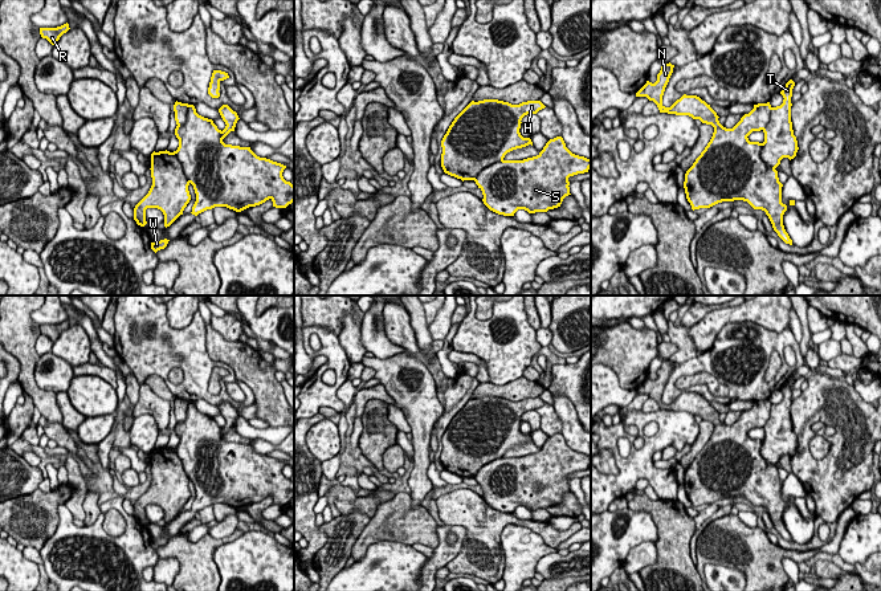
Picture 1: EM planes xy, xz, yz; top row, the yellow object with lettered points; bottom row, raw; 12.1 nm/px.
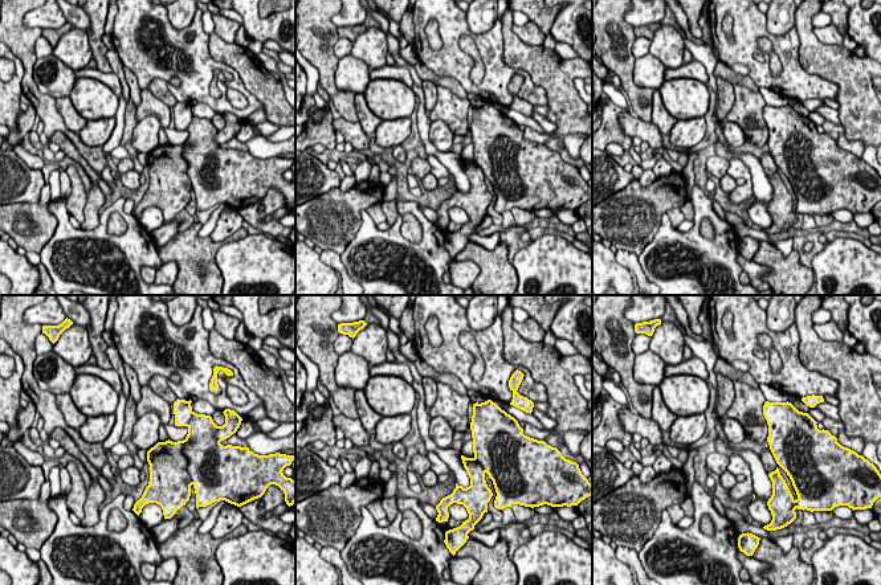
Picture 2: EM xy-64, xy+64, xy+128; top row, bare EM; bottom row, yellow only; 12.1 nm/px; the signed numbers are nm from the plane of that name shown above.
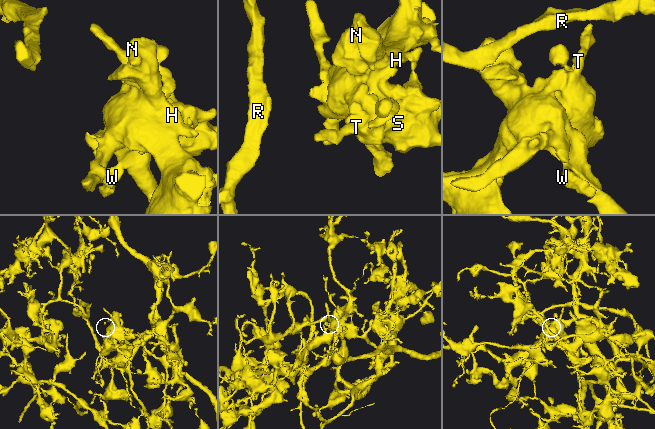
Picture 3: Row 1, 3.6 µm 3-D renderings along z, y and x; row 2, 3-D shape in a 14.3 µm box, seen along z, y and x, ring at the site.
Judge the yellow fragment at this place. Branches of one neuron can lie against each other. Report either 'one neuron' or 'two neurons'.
two neurons

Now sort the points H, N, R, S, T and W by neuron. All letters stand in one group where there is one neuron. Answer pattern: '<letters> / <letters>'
H N R W / S T

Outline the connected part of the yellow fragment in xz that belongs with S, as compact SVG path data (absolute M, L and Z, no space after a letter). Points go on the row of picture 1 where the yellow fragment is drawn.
M562 136L550 139L543 150L533 158L523 160L501 160L481 170L474 179L484 195L484 204L493 212L514 216L518 209L529 213L547 212L560 207L570 193L568 178L588 172L591 159L572 154Z

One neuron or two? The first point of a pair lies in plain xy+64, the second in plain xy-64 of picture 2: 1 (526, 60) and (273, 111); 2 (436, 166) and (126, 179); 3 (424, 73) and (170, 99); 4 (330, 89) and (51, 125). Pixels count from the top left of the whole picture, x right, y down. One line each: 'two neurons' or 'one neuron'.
1: one neuron
2: two neurons
3: one neuron
4: one neuron

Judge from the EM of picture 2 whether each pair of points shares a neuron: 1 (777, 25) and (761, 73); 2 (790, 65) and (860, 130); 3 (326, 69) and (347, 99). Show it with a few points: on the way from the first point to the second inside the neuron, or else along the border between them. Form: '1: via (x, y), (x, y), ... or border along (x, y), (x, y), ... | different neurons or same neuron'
1: border along (765, 15), (771, 33), (784, 35), (794, 25) | different neurons
2: border along (815, 74), (827, 78), (837, 88), (837, 101) | different neurons
3: via (326, 78), (329, 86), (338, 95) | same neuron

